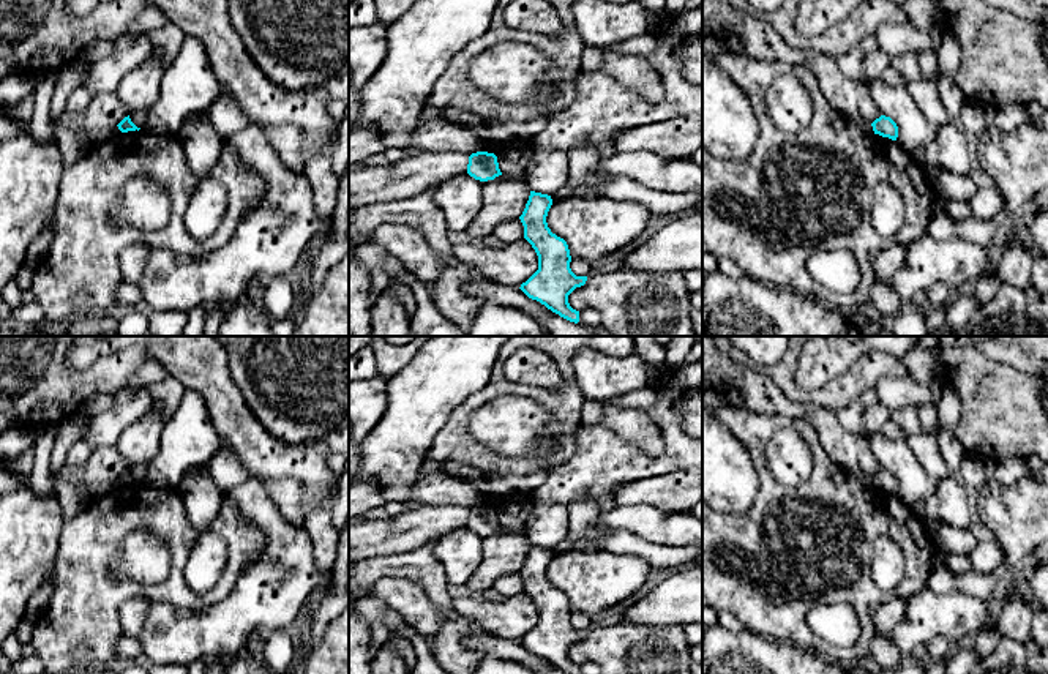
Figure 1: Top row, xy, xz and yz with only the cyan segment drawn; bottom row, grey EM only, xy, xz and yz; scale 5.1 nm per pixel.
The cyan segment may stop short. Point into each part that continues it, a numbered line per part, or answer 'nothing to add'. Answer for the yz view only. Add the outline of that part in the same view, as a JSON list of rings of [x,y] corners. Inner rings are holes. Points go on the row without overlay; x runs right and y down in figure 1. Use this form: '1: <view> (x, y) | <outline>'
nothing to add

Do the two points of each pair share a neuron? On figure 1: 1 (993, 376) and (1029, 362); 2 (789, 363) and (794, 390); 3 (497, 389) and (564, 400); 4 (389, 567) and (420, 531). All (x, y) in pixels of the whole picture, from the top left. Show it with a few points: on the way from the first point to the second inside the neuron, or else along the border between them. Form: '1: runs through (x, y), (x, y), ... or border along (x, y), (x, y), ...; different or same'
1: border along (980, 354), (1031, 374); different
2: runs through (789, 370), (789, 384); same
3: runs through (513, 389), (548, 398); same
4: border along (436, 539), (412, 550), (365, 561); different

